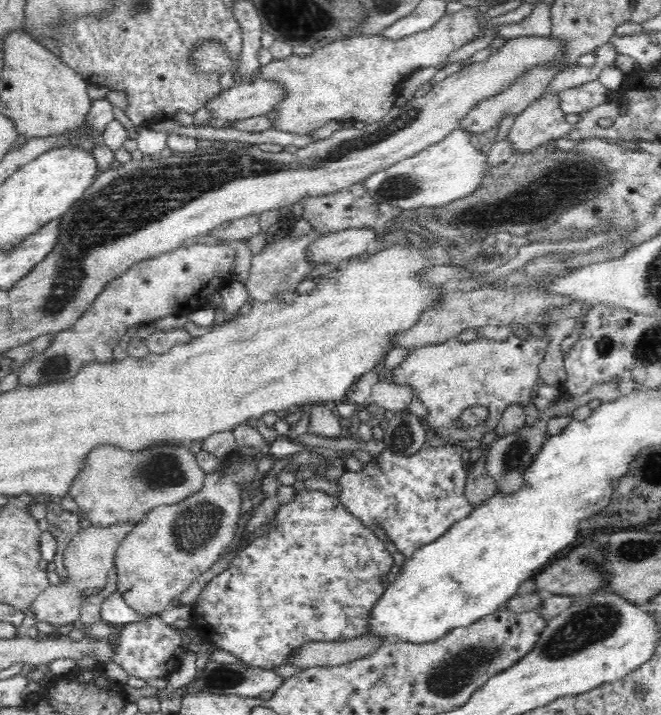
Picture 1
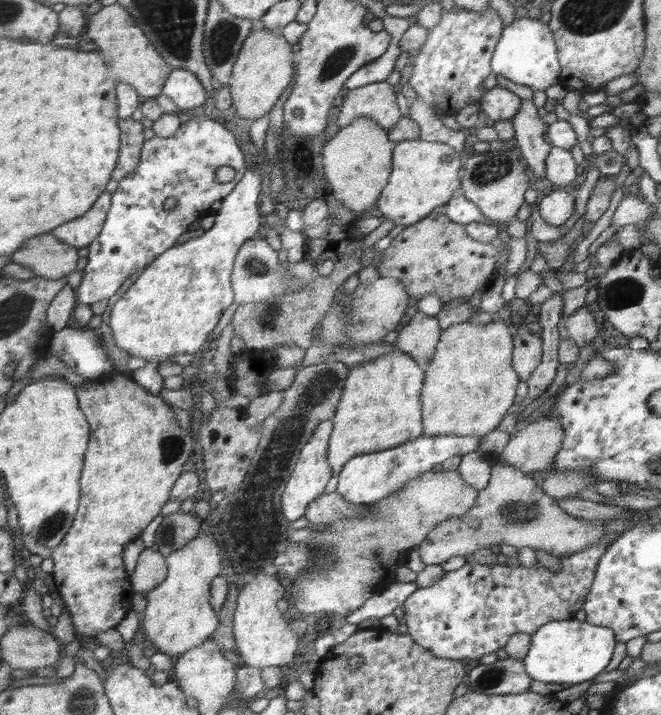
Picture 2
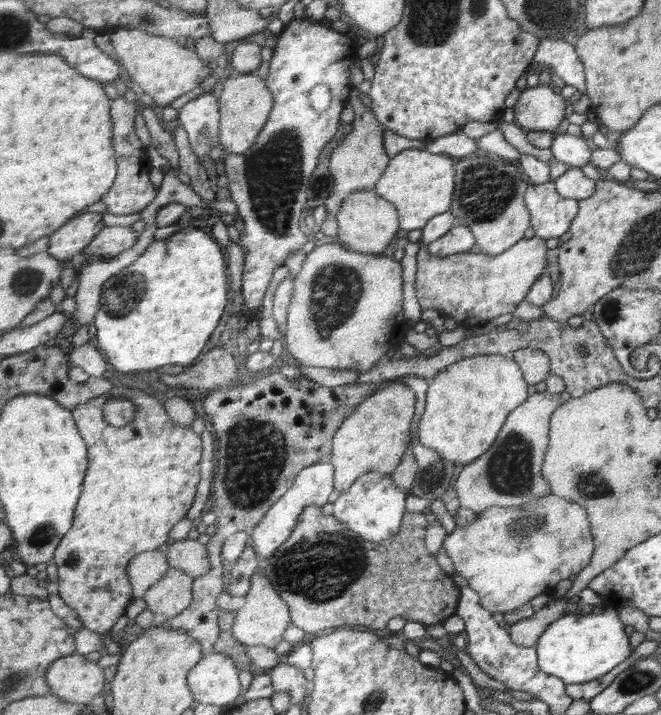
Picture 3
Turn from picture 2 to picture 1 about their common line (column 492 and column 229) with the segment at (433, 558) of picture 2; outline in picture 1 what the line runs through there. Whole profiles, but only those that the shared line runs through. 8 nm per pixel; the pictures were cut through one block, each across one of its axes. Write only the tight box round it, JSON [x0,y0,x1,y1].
[113,456,259,616]

